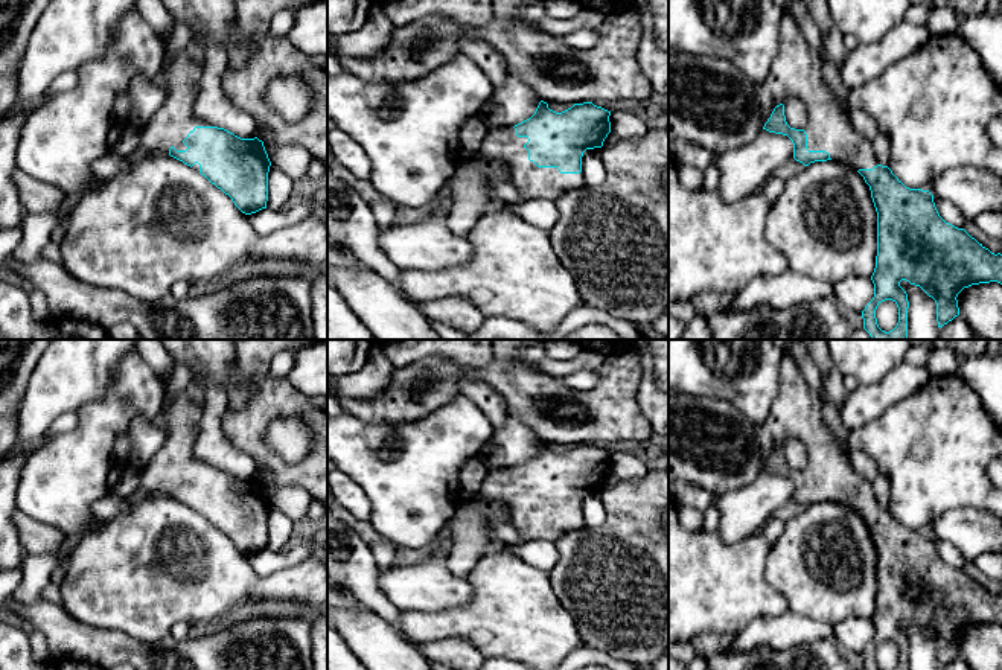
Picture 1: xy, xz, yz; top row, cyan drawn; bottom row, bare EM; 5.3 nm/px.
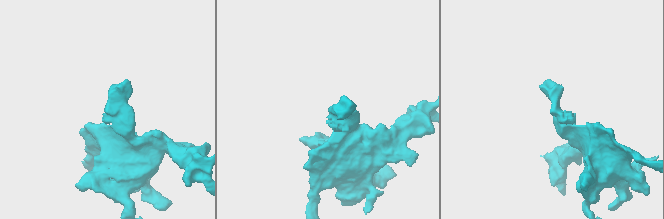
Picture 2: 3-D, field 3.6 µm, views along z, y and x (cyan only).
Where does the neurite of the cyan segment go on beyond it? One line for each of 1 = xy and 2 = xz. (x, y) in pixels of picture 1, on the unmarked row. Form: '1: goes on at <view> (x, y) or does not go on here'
1: goes on at xy (172, 463)
2: goes on at xz (503, 484)

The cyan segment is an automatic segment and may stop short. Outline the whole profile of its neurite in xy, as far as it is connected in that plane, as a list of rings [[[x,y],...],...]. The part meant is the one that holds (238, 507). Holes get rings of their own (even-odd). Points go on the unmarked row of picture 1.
[[[192,390],[174,393],[166,404],[164,443],[140,469],[142,495],[171,496],[193,509],[228,536],[245,556],[266,550],[271,502],[263,483],[257,478],[241,480],[196,458],[193,446],[199,437],[201,425],[203,407]]]

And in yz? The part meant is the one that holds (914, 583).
[[[783,353],[780,364],[778,394],[772,404],[767,420],[758,428],[758,443],[763,455],[763,471],[775,475],[787,477],[793,484],[793,499],[804,507],[815,502],[839,502],[856,510],[870,527],[871,539],[877,553],[877,597],[876,609],[871,617],[874,624],[874,638],[862,652],[863,670],[880,670],[876,659],[877,647],[885,641],[892,641],[898,649],[898,664],[894,670],[908,670],[908,635],[900,627],[901,621],[920,627],[937,644],[938,668],[943,668],[959,656],[958,635],[972,626],[997,623],[1002,626],[1002,595],[991,594],[964,570],[958,570],[946,563],[933,544],[933,536],[929,531],[906,528],[888,507],[877,504],[871,484],[865,481],[854,469],[850,460],[851,452],[844,448],[828,429],[822,416],[822,404],[819,394],[806,382],[798,362],[793,356]],[[790,439],[798,439],[806,445],[809,463],[804,471],[790,469],[784,457],[784,445]]]

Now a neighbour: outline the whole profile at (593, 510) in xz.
[[[600,489],[586,490],[582,498],[582,515],[586,527],[598,527],[606,519]]]

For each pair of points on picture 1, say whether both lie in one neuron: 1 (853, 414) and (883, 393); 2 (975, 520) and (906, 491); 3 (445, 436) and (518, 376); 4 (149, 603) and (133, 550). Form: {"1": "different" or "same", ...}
{"1": "same", "2": "different", "3": "different", "4": "same"}

